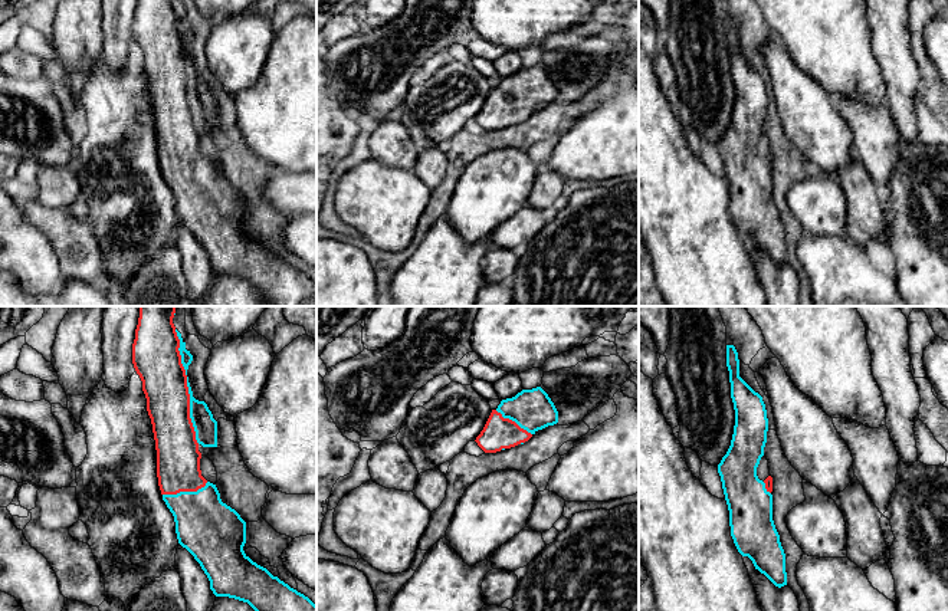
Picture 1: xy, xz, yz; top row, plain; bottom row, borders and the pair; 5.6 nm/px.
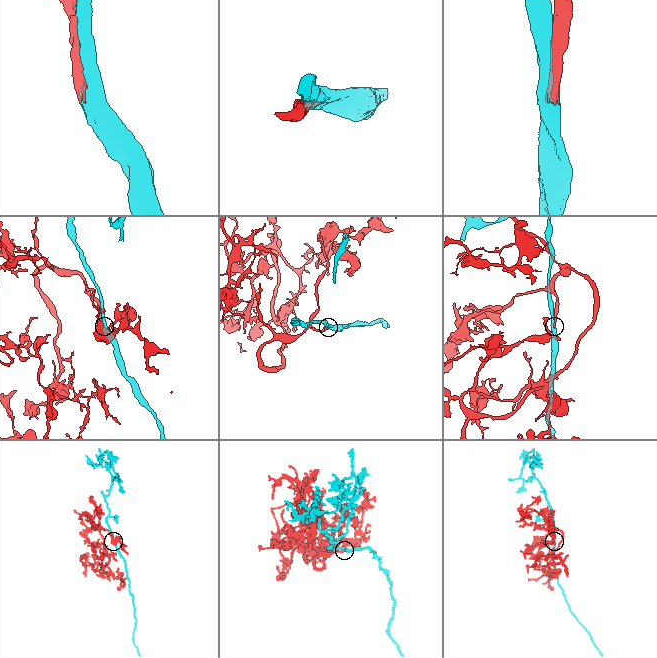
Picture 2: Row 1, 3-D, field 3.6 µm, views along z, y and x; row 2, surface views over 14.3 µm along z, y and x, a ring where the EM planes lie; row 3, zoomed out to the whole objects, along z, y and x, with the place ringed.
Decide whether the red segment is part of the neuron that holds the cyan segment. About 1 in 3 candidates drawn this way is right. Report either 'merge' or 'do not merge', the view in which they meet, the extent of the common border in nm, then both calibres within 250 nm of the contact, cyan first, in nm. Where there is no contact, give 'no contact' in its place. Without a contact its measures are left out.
merge; meets cyan in xy; contact 650 nm long; 130 nm thick on the cyan side, 260 nm on the other

